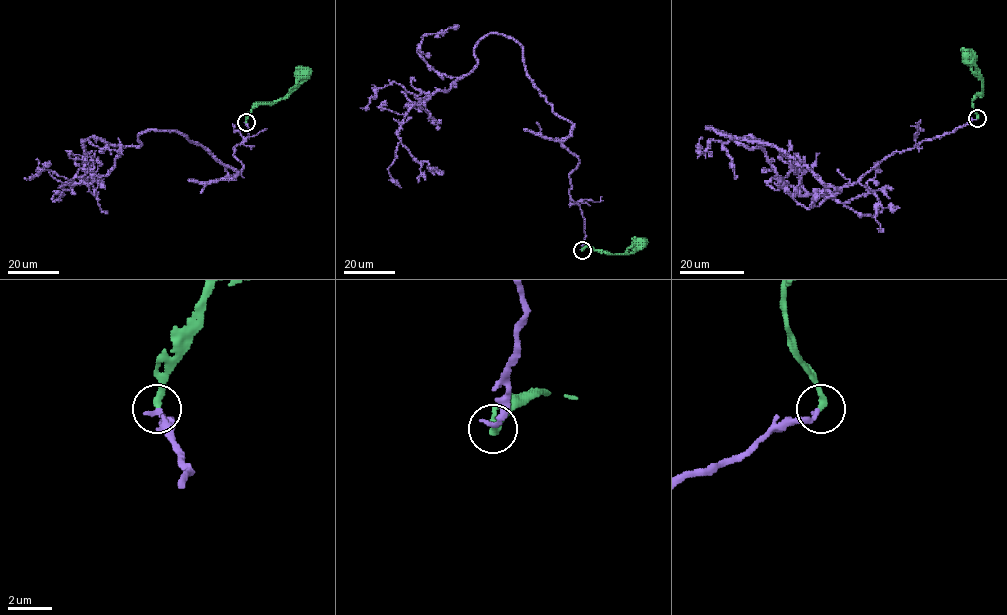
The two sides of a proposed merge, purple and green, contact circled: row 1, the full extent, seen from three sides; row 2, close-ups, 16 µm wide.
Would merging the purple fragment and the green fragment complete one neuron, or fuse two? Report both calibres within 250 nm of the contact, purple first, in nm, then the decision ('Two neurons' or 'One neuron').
Thickness 280 nm (purple) against 320 nm. One neuron

